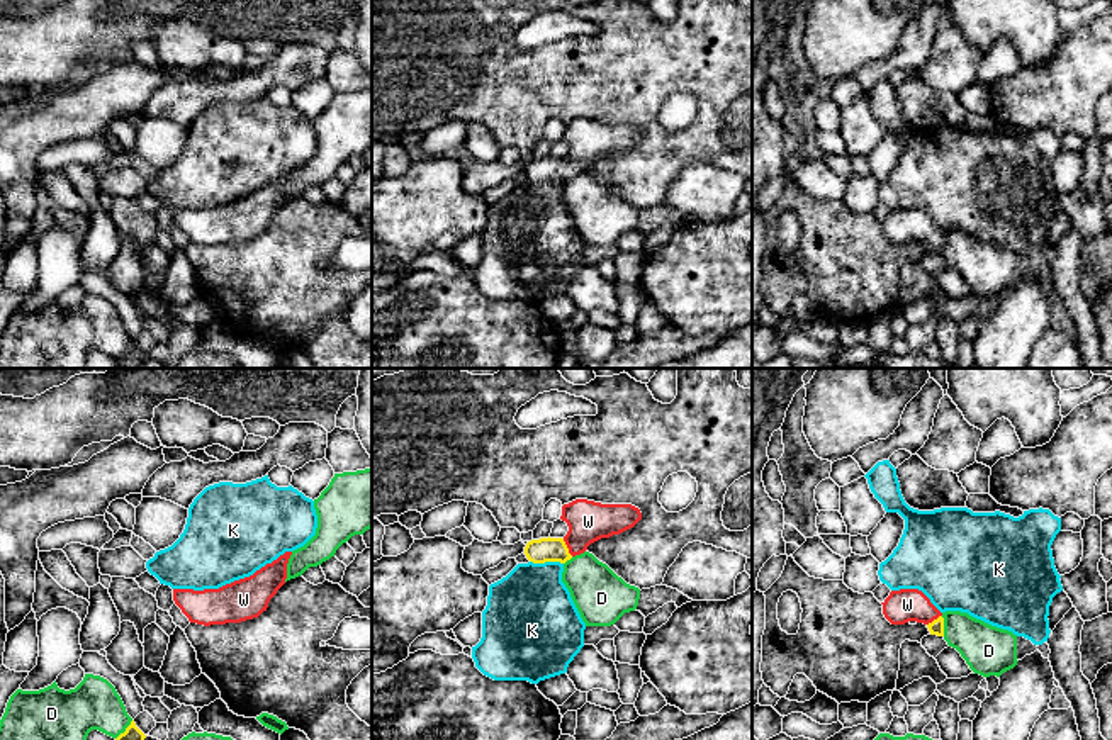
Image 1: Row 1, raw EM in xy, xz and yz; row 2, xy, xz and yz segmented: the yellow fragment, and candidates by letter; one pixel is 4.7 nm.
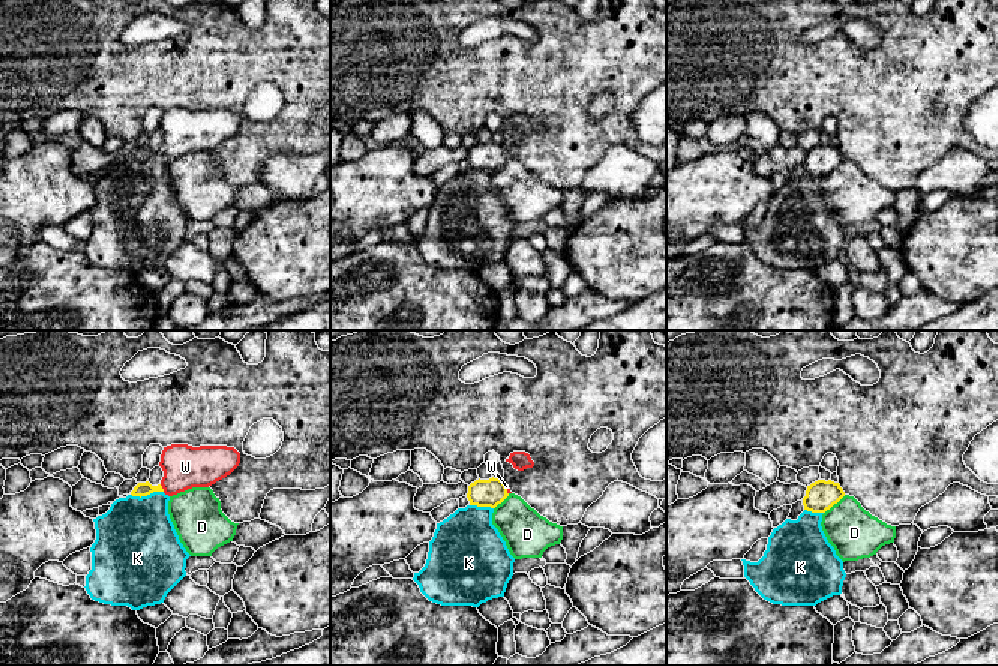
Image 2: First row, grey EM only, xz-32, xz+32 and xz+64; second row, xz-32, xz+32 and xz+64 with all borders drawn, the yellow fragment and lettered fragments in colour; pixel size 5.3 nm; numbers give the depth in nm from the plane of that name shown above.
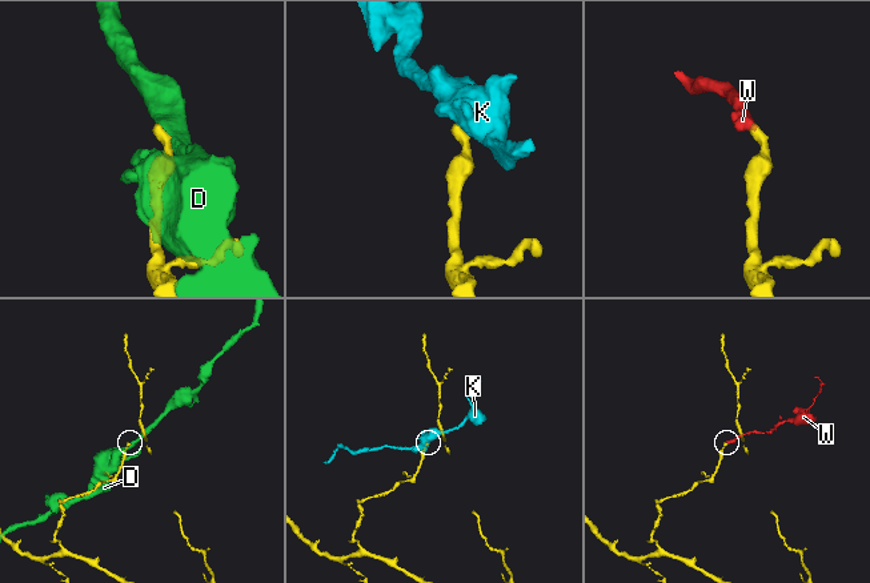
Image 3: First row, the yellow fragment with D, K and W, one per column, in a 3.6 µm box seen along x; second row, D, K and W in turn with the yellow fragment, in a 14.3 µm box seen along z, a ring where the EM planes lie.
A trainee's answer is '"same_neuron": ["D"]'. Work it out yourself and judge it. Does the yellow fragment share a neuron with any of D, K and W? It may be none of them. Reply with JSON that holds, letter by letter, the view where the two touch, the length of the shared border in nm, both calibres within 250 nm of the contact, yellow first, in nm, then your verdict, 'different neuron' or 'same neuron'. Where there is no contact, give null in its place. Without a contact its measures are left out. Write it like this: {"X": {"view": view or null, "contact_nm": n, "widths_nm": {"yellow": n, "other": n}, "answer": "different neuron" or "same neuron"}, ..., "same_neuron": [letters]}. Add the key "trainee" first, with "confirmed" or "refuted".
{"trainee": "refuted", "D": {"view": "yz", "contact_nm": 100, "widths_nm": {"yellow": 70, "other": 240}, "answer": "different neuron"}, "K": {"view": "xz", "contact_nm": 160, "widths_nm": {"yellow": 120, "other": 400}, "answer": "different neuron"}, "W": {"view": "xz", "contact_nm": 100, "widths_nm": {"yellow": 120, "other": 200}, "answer": "same neuron"}, "same_neuron": ["W"]}

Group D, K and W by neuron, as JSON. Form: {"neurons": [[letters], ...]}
{"neurons": [["D"], ["K"], ["W"]]}

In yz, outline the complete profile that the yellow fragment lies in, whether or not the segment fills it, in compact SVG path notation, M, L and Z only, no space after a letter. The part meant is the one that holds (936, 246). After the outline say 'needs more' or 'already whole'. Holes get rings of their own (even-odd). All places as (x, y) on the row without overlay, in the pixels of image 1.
M918 209L891 210L881 222L883 234L891 244L905 244L908 241L924 243L930 255L944 256L942 233Z; needs more

